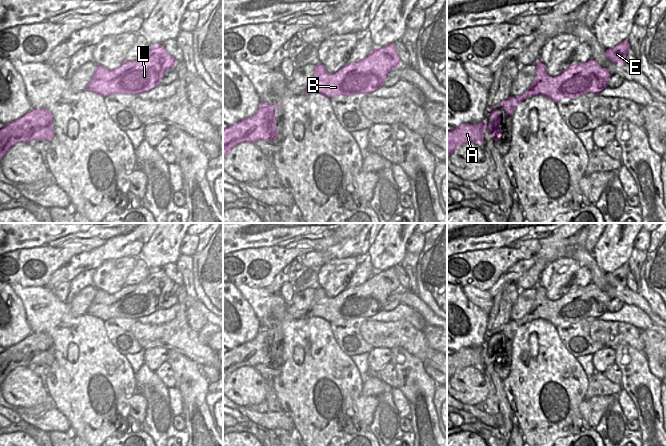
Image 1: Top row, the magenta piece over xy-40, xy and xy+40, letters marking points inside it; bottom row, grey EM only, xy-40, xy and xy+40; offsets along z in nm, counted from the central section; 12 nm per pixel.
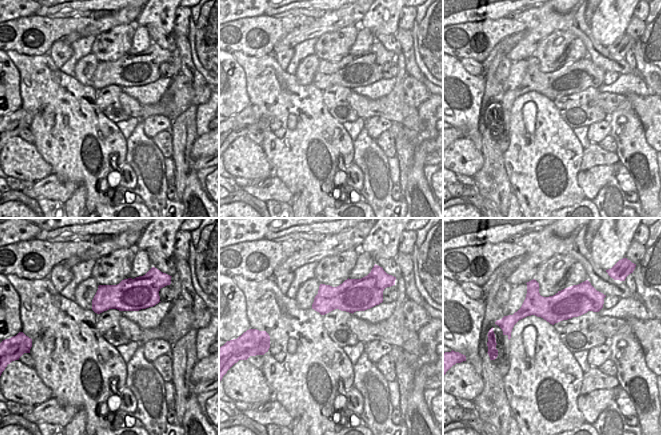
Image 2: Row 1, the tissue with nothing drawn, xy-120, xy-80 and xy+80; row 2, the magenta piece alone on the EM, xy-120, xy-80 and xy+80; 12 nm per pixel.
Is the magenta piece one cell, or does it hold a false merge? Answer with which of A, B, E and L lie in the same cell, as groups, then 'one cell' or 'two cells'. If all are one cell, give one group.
A B E L; one cell

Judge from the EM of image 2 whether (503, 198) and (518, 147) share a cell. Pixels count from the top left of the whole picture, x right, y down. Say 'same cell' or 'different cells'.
different cells

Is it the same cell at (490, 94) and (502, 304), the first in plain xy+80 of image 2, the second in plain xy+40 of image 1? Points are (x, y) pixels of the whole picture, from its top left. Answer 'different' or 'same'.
same

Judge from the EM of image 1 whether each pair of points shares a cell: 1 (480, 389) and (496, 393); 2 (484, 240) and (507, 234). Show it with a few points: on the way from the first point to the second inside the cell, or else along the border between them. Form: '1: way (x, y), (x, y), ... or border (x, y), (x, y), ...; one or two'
1: border (483, 370), (487, 383), (487, 396), (475, 405); two
2: way (490, 235), (501, 234); one

